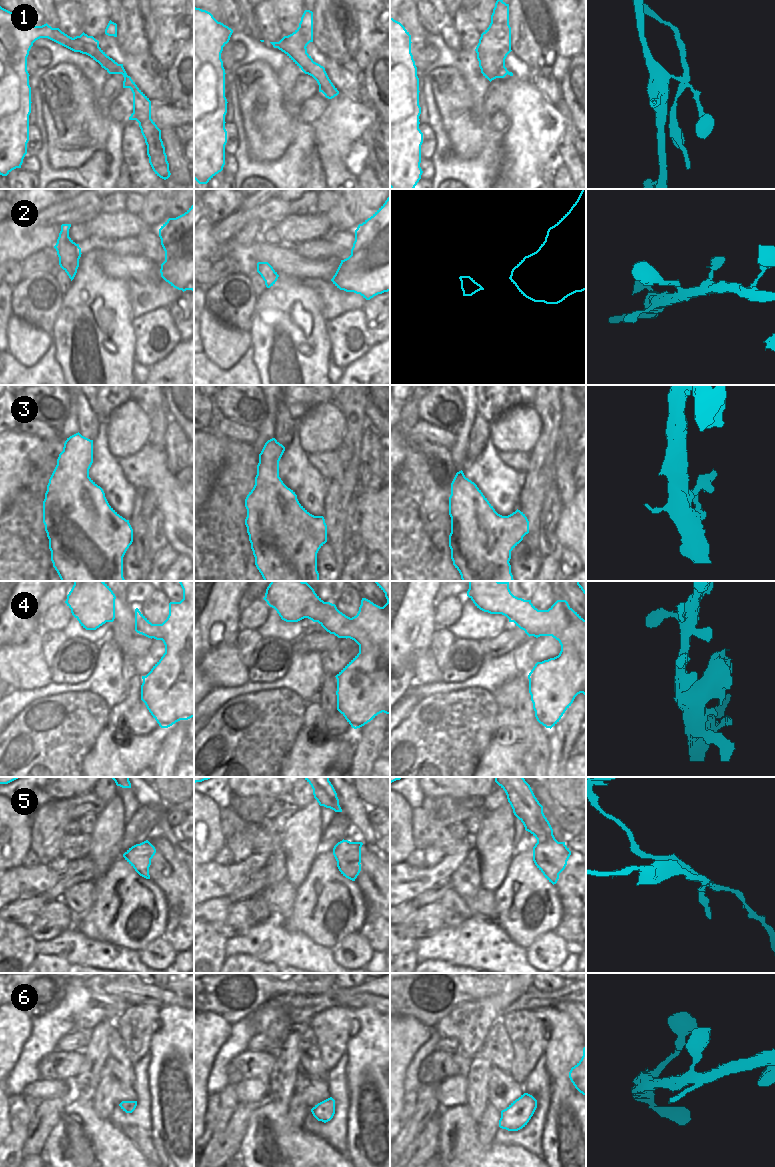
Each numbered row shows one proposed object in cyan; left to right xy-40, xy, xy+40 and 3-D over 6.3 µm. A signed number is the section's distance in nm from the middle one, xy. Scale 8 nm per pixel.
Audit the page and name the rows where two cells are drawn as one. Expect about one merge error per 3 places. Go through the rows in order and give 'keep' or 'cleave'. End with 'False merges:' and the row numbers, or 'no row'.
1: cleave
2: keep
3: keep
4: keep
5: cleave
6: keep
False merges: 1, 5

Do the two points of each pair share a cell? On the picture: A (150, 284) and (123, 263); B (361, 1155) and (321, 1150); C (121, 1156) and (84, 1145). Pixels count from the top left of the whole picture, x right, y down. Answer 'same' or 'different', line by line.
A: same
B: different
C: same

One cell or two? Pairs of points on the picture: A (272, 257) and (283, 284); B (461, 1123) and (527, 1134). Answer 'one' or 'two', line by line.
A: two
B: two

